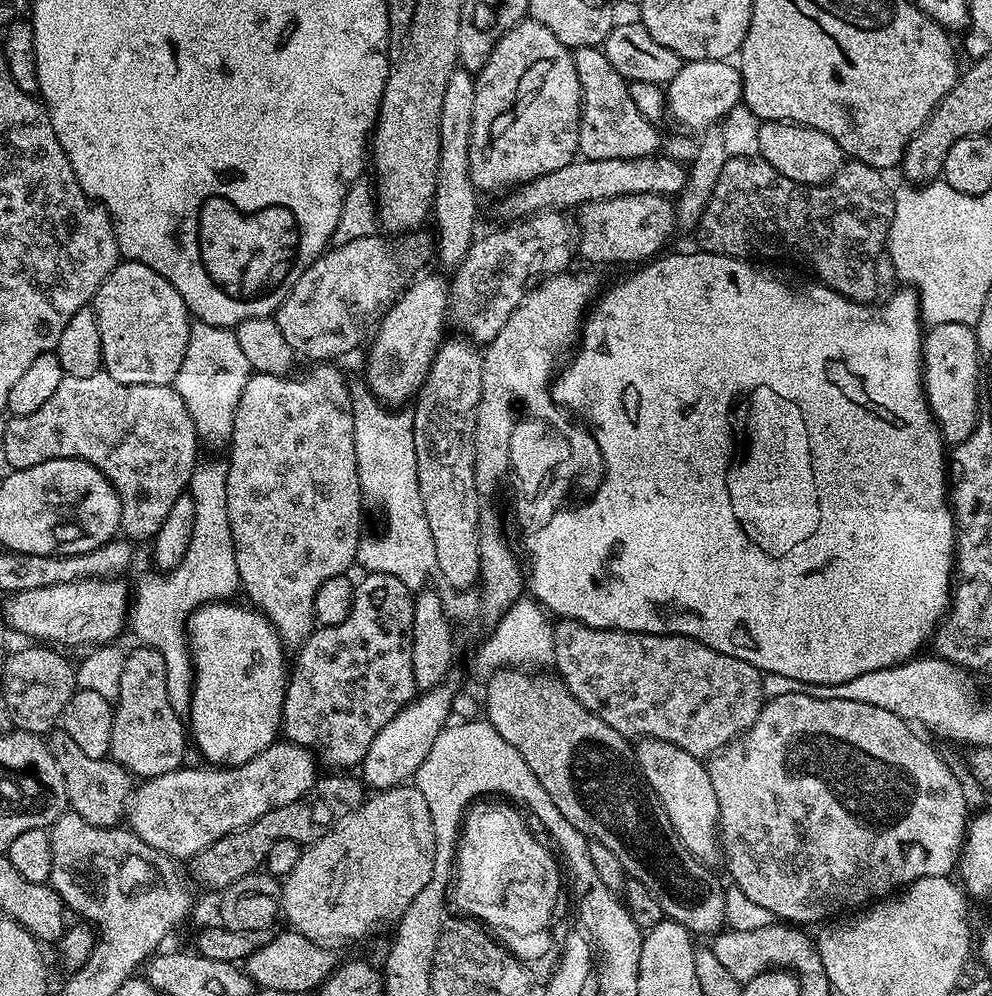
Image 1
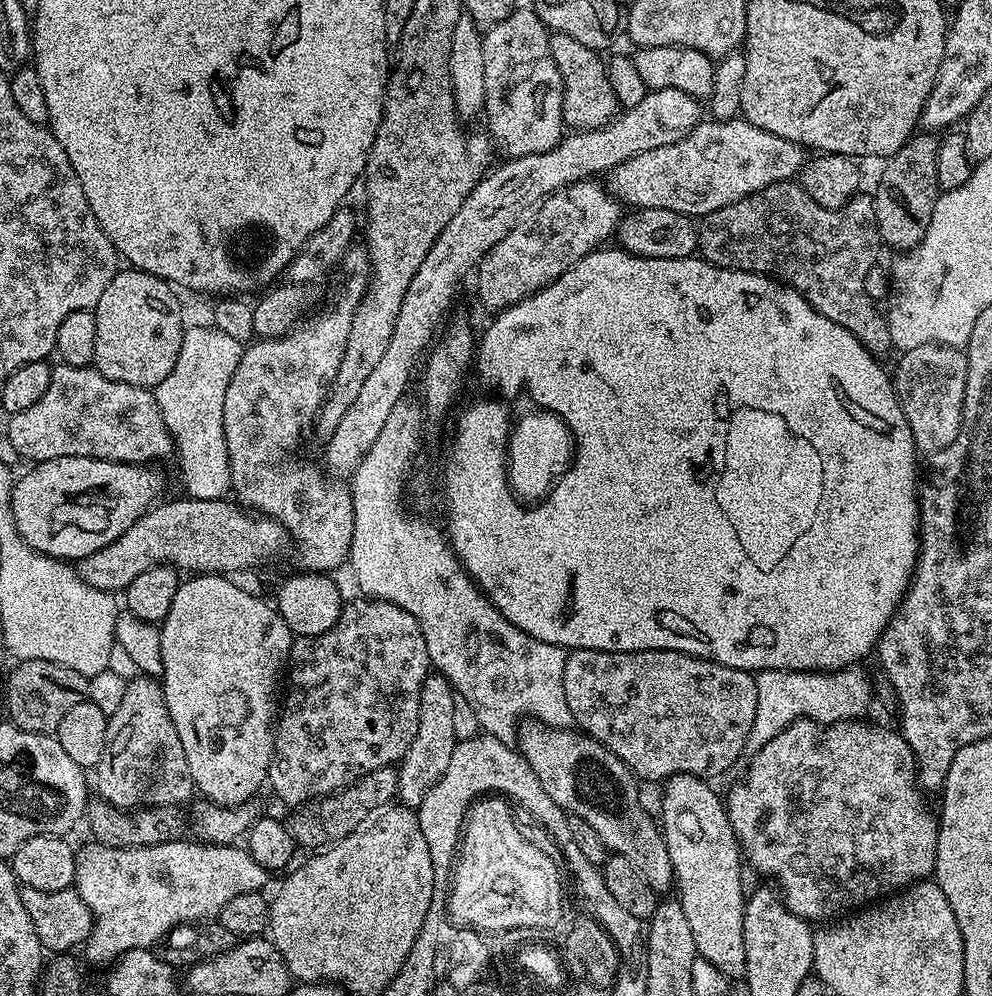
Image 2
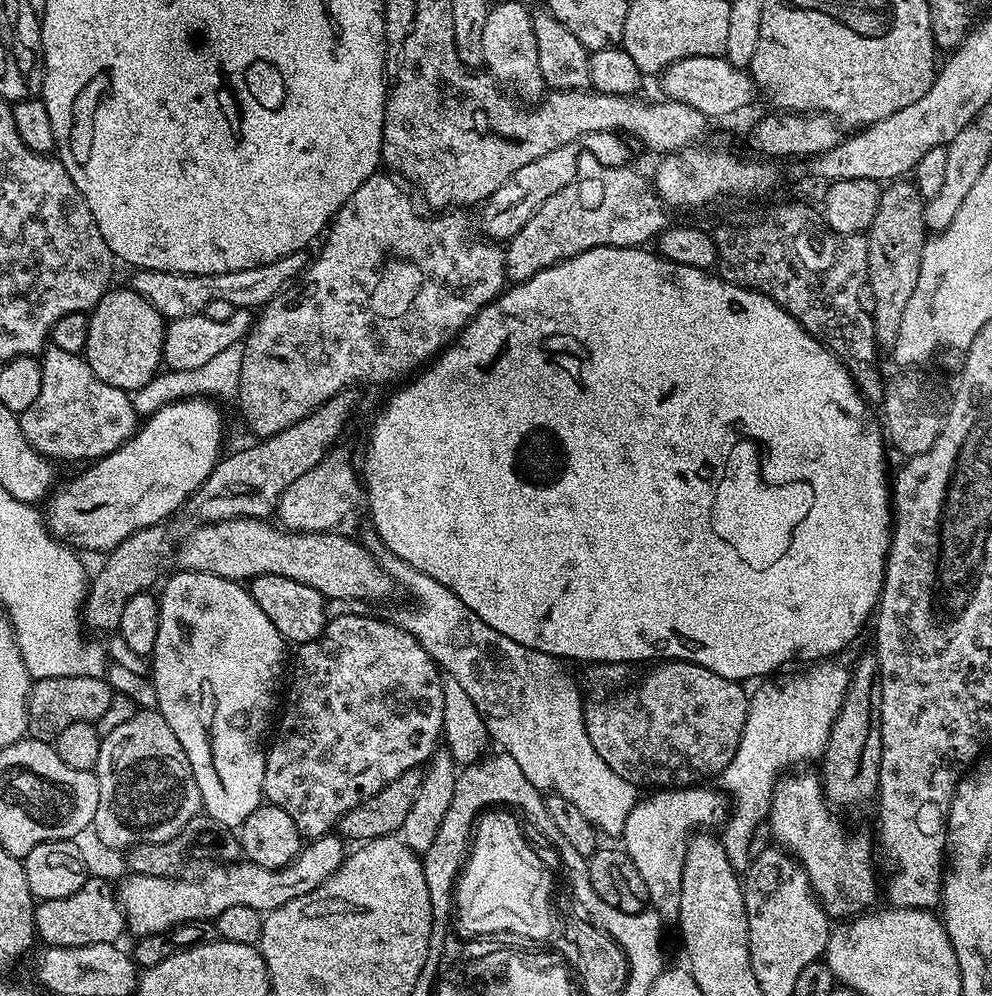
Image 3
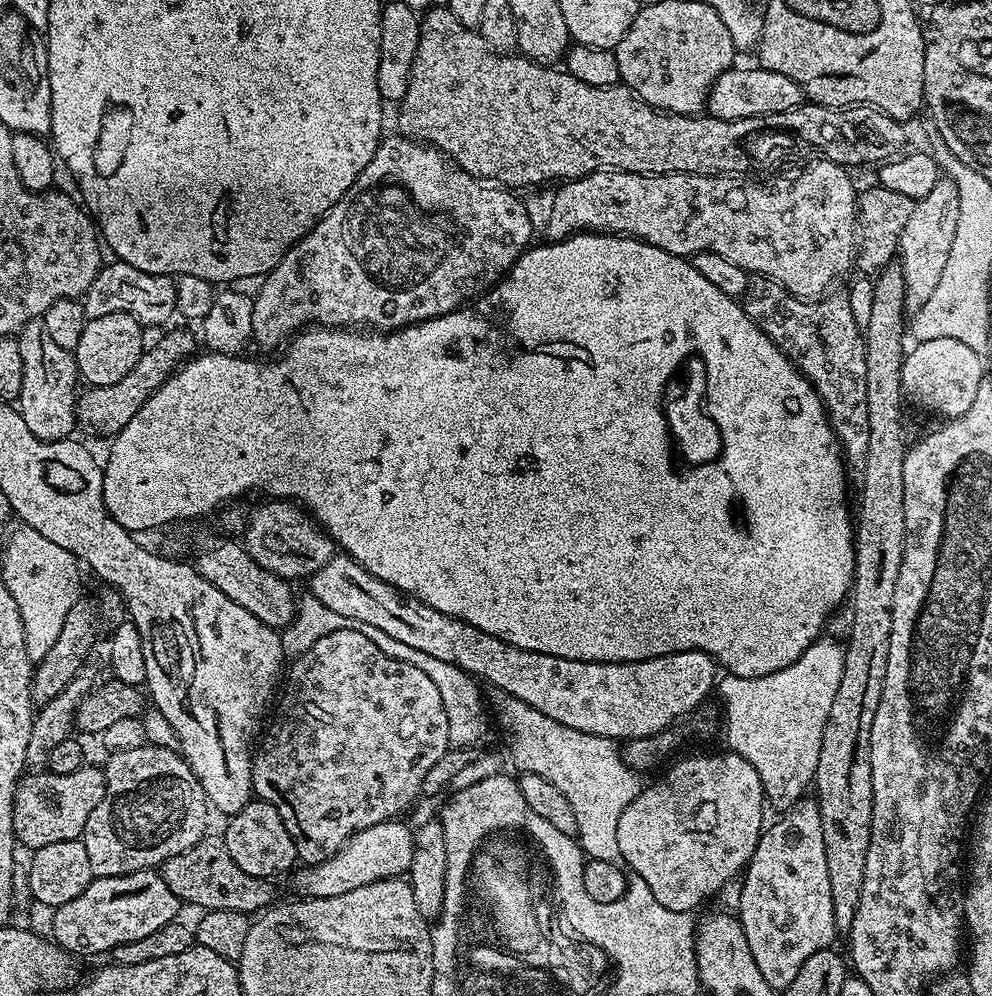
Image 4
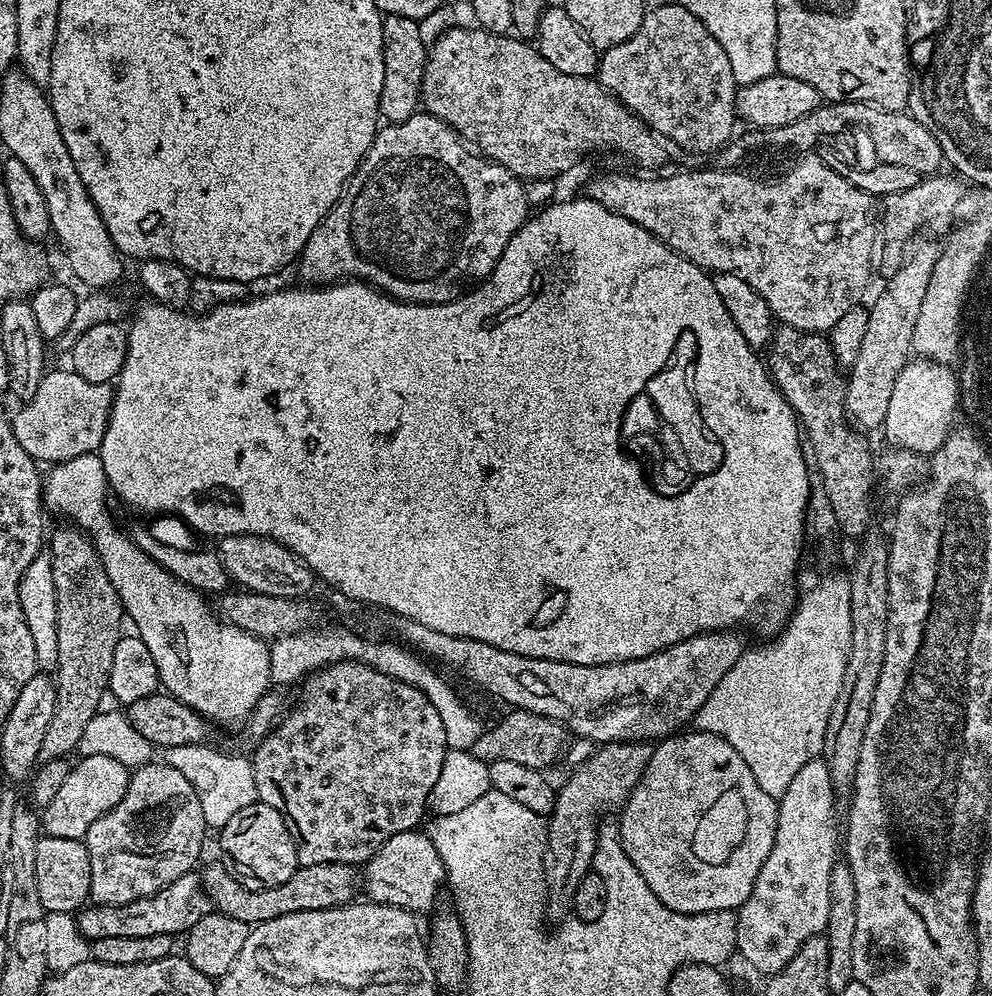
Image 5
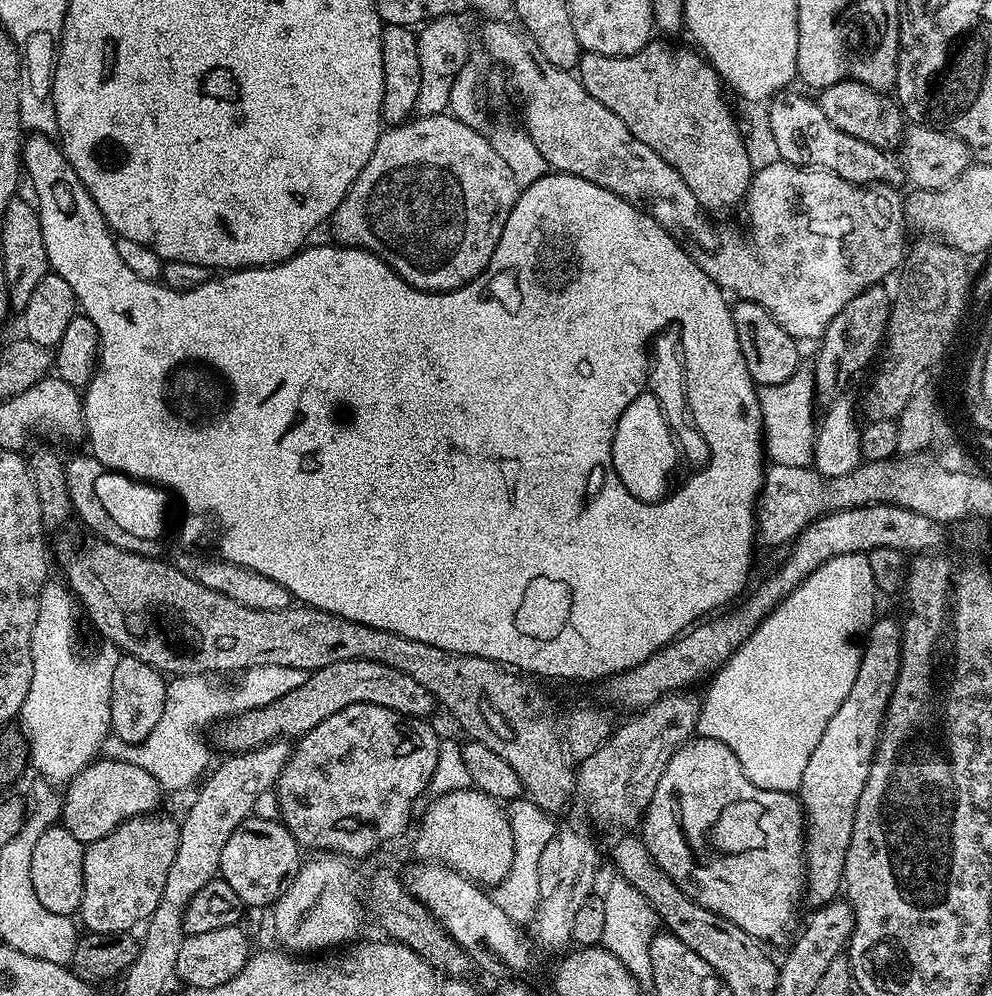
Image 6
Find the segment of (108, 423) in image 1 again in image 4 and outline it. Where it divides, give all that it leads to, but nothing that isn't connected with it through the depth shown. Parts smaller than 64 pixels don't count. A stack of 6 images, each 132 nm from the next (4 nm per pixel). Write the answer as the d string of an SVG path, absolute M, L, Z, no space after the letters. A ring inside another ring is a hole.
M43 319L31 320L20 329L18 339L22 350L22 394L18 401L22 422L40 440L69 439L73 435L72 427L78 424L76 383L79 385L82 380L75 355L50 339Z

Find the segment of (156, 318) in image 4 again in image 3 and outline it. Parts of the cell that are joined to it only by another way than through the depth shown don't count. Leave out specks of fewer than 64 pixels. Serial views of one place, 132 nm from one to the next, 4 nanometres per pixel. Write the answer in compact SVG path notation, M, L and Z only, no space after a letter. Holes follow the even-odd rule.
M292 253L260 267L228 271L226 274L218 275L182 275L176 272L137 269L131 273L128 286L136 293L142 294L169 321L203 313L211 301L228 302L233 309L256 310L279 295L289 282L301 273L306 264L302 257L301 253Z

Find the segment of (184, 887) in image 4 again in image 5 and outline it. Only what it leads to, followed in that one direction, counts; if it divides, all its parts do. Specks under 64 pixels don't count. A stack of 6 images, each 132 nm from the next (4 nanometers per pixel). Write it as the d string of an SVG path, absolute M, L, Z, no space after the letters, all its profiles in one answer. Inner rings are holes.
M212 864L202 872L206 894L212 899L215 911L230 918L238 918L238 922L249 926L270 922L270 918L282 918L282 914L298 914L302 910L326 910L351 904L357 899L356 888L358 892L358 885L362 880L361 873L350 864L305 864L297 867L293 876L282 882L282 886L262 888L249 886L241 877L221 864Z

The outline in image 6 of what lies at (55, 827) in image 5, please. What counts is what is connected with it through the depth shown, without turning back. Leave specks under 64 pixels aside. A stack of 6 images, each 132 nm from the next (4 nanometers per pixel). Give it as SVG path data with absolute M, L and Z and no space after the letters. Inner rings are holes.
M126 758L104 759L83 768L67 785L68 793L62 796L62 826L85 846L98 842L98 838L106 838L106 834L127 820L151 813L162 797L160 784L142 766L134 766Z

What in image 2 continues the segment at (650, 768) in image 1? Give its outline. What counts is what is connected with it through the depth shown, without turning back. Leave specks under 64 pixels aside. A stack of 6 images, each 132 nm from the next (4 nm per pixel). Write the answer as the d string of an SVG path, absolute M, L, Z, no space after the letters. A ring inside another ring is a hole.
M682 774L681 776L670 776L663 781L662 788L664 788L664 797L660 800L660 812L664 815L664 824L662 820L662 831L664 840L668 843L670 850L670 860L672 862L672 871L674 873L674 882L680 888L678 899L682 910L686 910L686 922L690 922L690 934L694 934L694 946L699 956L706 958L706 962L710 962L714 966L718 966L718 970L722 970L724 975L728 978L743 977L744 963L746 962L746 950L744 949L744 906L746 903L746 891L744 892L744 884L740 881L740 864L742 868L742 853L740 851L740 844L736 841L734 830L730 826L730 818L728 817L728 810L722 796L719 796L714 789L711 788L707 779L691 776L690 774Z

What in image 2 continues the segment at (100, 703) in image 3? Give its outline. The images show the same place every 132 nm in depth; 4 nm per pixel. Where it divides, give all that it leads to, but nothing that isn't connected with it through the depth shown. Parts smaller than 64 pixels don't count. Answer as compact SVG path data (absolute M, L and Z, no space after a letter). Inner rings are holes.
M21 660L8 676L8 716L17 728L41 734L55 733L69 710L89 699L89 677L61 664L45 660Z

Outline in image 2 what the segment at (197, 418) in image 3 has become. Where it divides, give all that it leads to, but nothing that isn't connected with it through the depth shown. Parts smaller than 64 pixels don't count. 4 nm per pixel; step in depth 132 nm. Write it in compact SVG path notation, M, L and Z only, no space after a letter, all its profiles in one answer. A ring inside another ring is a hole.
M67 456L57 460L39 461L24 477L15 481L12 490L12 513L20 537L36 552L54 556L65 562L78 562L84 556L102 550L114 542L149 508L157 503L160 476L155 467L143 464L115 464L109 460L91 460L81 456Z

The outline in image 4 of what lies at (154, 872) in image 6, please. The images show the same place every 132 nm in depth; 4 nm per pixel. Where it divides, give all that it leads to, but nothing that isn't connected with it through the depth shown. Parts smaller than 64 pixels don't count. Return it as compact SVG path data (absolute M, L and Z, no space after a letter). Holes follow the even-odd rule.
M147 743L134 746L134 750L111 753L107 758L108 765L102 768L106 782L104 797L98 806L94 806L94 810L90 810L82 837L93 877L134 874L147 868L159 869L167 860L182 854L182 850L190 850L190 846L204 839L209 831L208 795L179 751Z

